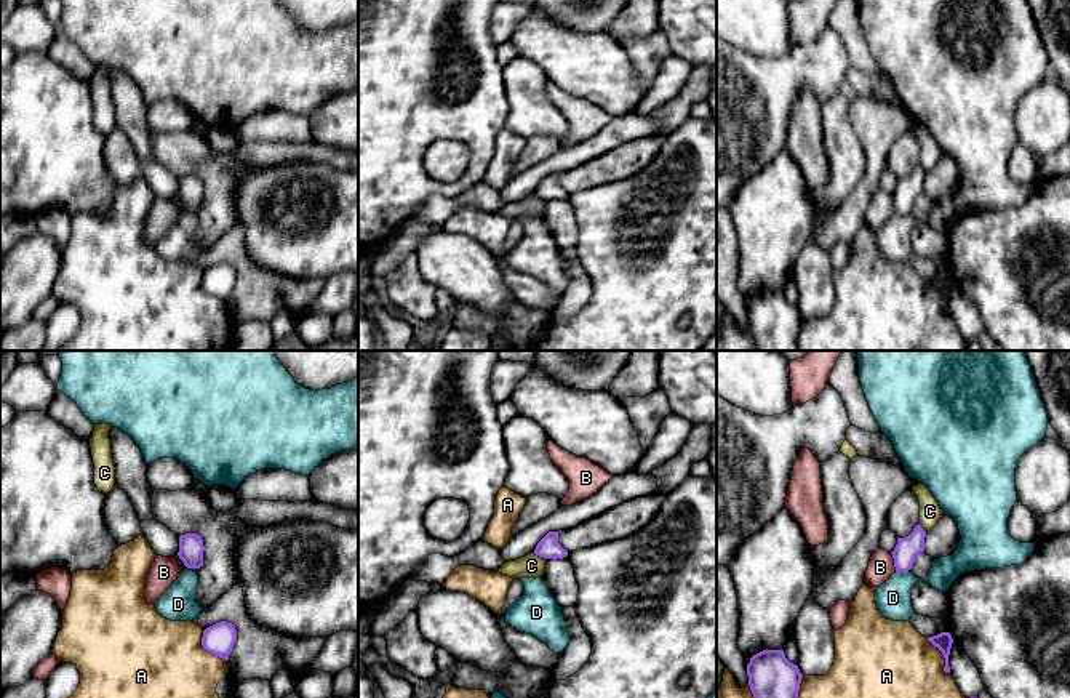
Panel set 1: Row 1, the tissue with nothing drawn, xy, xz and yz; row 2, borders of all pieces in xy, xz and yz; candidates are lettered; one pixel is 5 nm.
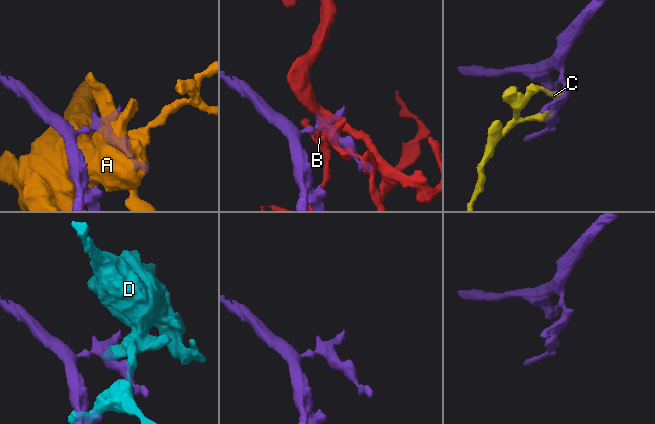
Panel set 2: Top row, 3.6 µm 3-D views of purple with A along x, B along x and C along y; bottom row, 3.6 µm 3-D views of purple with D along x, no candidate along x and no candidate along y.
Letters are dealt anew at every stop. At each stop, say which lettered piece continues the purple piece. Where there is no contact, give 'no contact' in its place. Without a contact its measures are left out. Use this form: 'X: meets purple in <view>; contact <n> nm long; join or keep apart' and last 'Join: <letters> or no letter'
A: meets purple in xy; contact 200 nm long; keep apart
B: meets purple in yz; contact 100 nm long; keep apart
C: meets purple in xz; contact 70 nm long; keep apart
D: meets purple in yz; contact 70 nm long; keep apart
Join: no letter

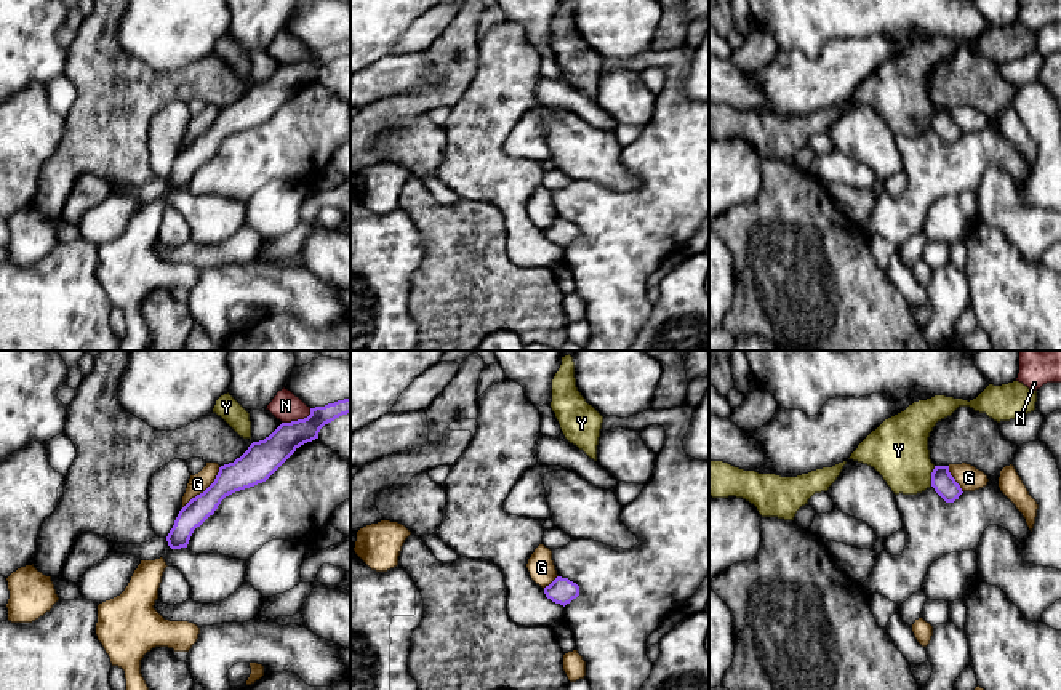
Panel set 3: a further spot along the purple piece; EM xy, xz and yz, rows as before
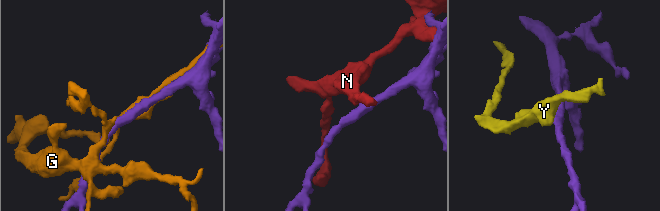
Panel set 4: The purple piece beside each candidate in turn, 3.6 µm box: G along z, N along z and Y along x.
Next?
G: meets purple in xy; contact 300 nm long; keep apart
N: meets purple in xy; contact 170 nm long; keep apart
Y: meets purple in yz; contact 110 nm long; keep apart
Join: no letter

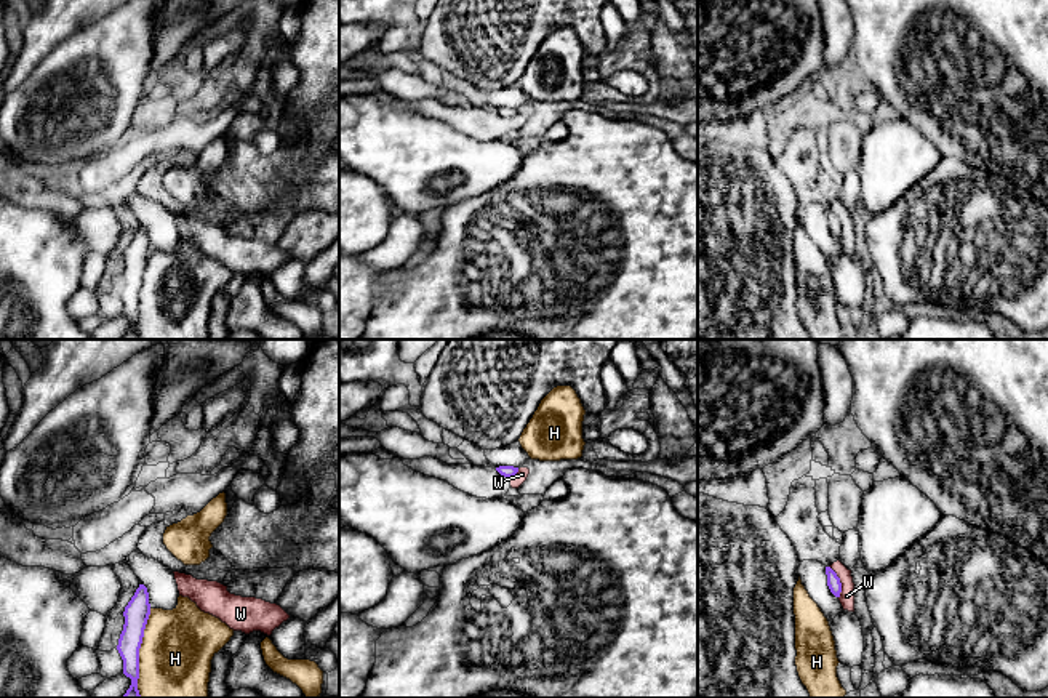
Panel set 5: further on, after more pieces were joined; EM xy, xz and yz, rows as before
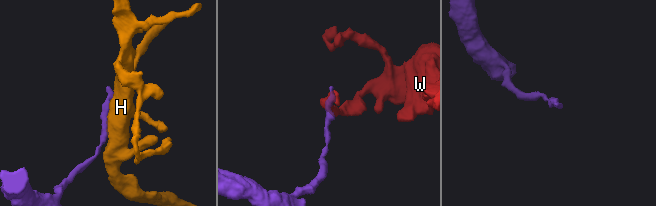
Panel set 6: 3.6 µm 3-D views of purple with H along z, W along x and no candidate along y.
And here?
H: meets purple in xy; contact 460 nm long; keep apart
W: meets purple in yz; contact 180 nm long; keep apart
Join: no letter

